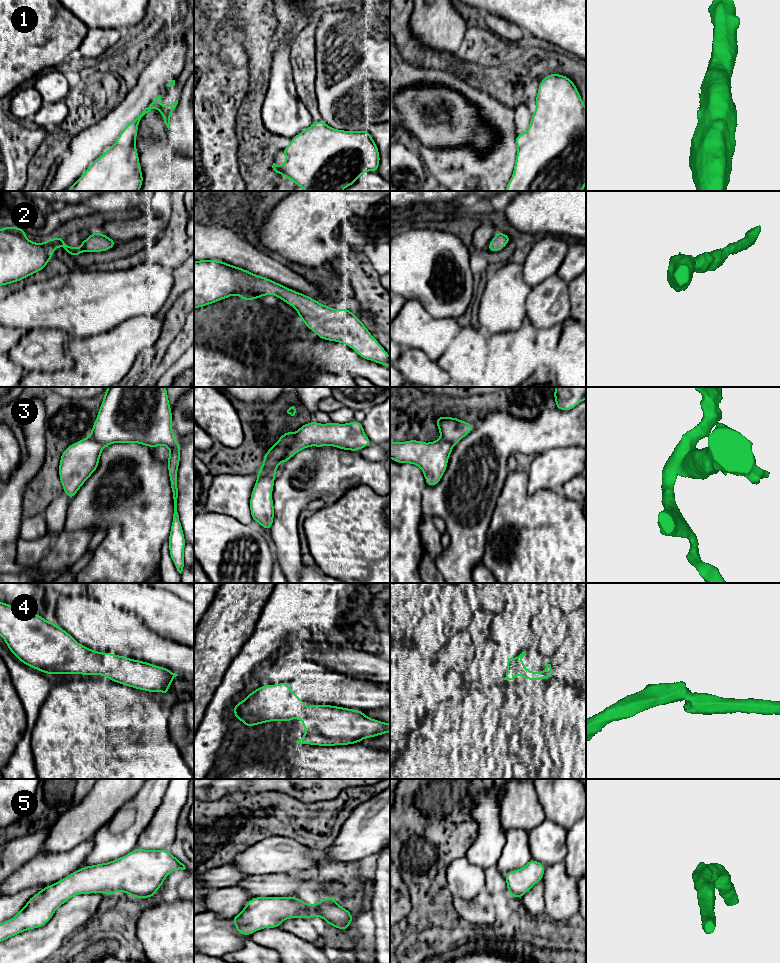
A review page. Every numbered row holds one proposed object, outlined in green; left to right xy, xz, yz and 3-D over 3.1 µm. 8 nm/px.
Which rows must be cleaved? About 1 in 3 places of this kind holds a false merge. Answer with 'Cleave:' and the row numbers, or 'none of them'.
Cleave: 3

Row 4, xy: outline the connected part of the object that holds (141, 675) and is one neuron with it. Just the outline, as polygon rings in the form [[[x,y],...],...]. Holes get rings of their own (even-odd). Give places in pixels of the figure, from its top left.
[[[0,601],[0,636],[14,656],[27,666],[47,675],[80,674],[104,675],[113,682],[145,690],[169,694],[169,685],[178,674],[165,667],[158,667],[145,661],[134,660],[113,653],[92,650],[78,643],[68,632],[40,615],[15,608]]]

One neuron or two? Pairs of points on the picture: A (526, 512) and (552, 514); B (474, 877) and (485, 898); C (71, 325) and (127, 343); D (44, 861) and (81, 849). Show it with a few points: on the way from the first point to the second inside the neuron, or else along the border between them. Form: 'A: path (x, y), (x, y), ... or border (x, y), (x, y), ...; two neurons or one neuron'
A: path (532, 514), (546, 514); one neuron
B: border (485, 889), (470, 899), (459, 897); two neurons
C: border (120, 324), (104, 332), (82, 338); two neurons
D: path (53, 861), (69, 861), (72, 858); one neuron

